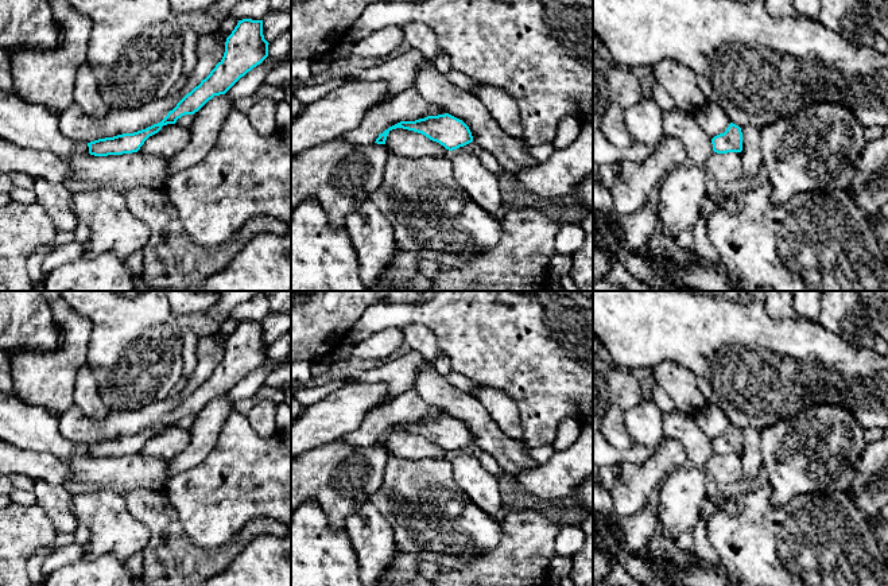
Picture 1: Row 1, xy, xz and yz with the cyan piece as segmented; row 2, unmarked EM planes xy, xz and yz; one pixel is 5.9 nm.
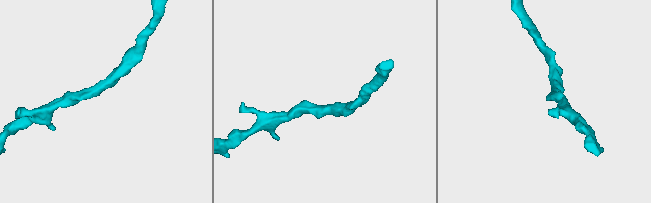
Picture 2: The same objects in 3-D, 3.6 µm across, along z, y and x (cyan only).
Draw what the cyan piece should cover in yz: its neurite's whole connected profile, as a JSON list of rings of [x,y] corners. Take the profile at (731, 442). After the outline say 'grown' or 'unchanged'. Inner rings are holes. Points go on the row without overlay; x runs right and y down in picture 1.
[[[730,424],[724,435],[720,435],[711,441],[711,446],[713,453],[717,455],[741,454],[742,453],[741,430]]] | unchanged

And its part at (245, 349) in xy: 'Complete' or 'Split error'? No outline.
Complete

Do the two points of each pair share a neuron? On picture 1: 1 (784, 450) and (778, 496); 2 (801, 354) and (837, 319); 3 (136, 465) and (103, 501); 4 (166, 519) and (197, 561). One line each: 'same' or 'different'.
1: same
2: different
3: different
4: same

